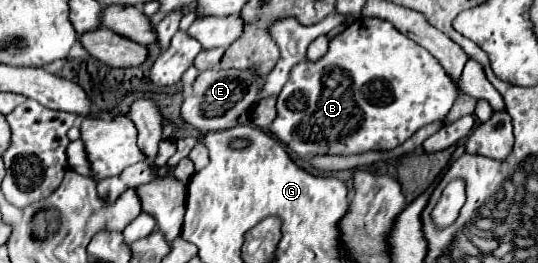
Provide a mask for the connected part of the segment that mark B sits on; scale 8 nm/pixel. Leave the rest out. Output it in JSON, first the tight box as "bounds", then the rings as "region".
{"bounds":[270,19,456,157],"region":[[[358,19],[340,35],[330,39],[328,53],[318,61],[300,61],[292,67],[288,83],[276,101],[276,119],[270,131],[300,157],[306,155],[350,155],[362,151],[386,151],[394,147],[374,145],[374,141],[404,143],[420,127],[442,121],[456,99],[456,87],[442,65],[418,43],[394,29],[384,19]]]}

